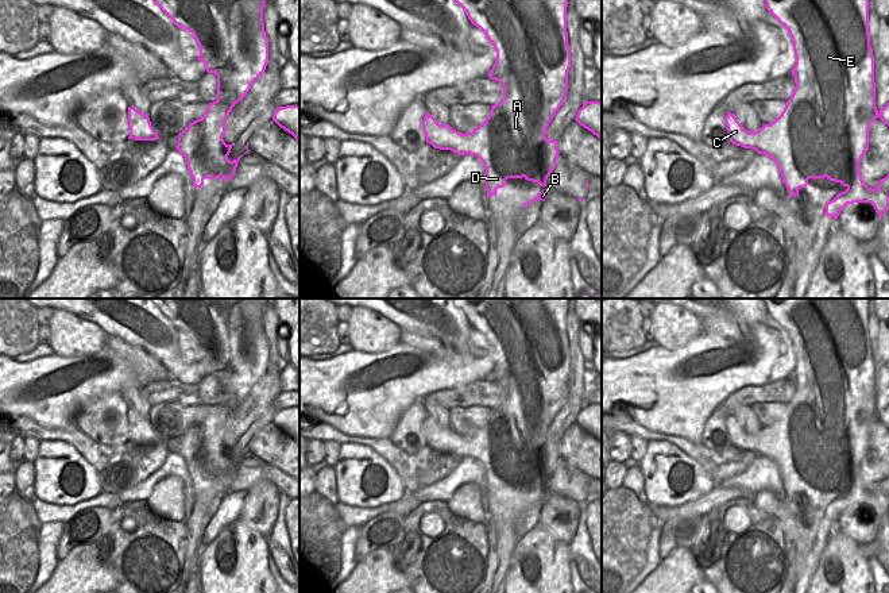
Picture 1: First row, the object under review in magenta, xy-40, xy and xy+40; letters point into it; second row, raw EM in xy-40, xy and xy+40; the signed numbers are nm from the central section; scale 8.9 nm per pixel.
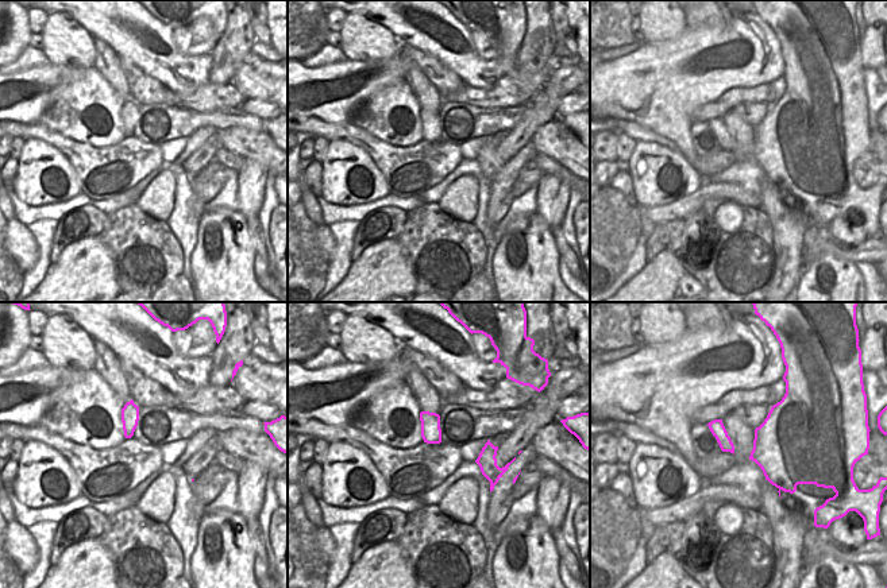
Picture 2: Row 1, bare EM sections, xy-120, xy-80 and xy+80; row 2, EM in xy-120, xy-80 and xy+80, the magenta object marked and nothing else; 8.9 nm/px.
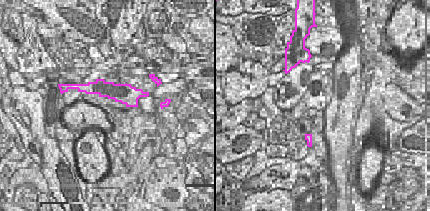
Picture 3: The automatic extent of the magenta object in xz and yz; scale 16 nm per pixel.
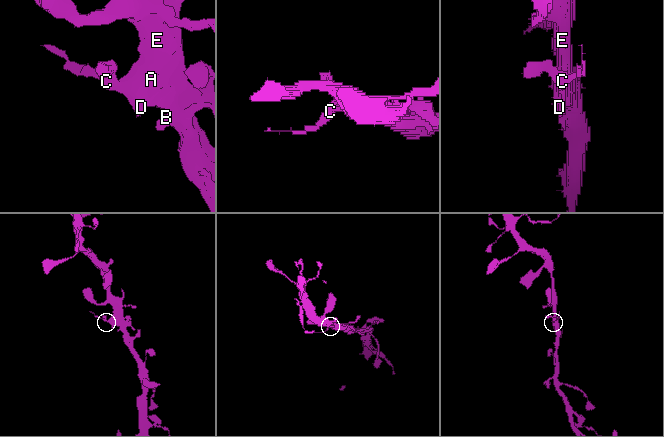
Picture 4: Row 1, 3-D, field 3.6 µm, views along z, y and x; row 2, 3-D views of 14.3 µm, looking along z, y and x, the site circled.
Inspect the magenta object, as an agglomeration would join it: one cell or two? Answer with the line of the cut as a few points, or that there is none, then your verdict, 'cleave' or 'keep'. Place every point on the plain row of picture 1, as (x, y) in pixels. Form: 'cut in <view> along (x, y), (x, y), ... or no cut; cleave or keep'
no cut; keep

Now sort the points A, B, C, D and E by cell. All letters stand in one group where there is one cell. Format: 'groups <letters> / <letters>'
groups A B C D E

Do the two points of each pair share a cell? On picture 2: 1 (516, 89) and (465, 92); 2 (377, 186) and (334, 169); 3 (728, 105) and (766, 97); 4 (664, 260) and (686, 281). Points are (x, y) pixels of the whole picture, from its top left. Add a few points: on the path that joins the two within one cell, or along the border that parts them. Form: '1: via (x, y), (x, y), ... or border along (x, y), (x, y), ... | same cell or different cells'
1: via (504, 93), (477, 96) | same cell
2: via (373, 173), (362, 163), (355, 163), (347, 169) | same cell
3: via (737, 96), (756, 96) | same cell
4: border along (686, 270), (678, 287) | different cells

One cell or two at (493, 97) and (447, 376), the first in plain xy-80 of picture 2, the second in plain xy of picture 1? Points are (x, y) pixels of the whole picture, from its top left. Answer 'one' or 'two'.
two

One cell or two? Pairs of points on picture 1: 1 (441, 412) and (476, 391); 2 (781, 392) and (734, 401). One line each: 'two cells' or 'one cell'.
1: two cells
2: one cell

